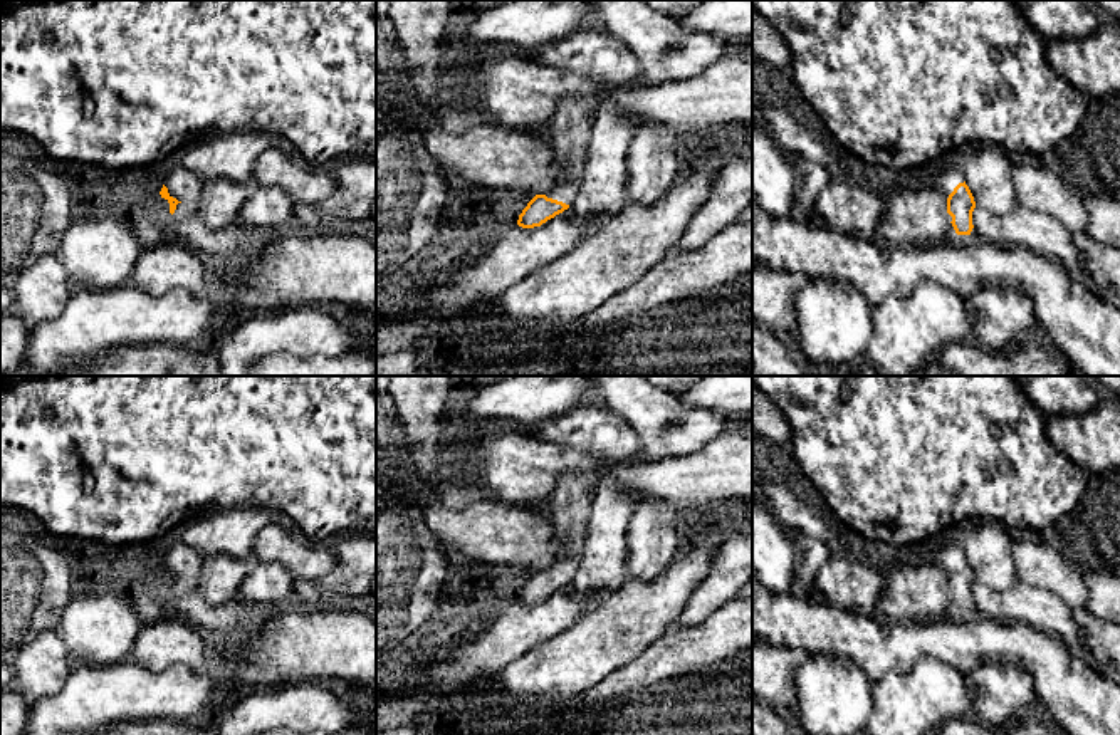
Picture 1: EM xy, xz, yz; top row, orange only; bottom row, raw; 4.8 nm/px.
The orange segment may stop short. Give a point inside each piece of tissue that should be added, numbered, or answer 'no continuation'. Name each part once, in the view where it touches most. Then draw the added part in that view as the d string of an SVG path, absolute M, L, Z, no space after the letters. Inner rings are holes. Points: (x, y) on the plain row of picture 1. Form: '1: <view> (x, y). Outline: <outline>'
1: xy (182, 559). Outline: M180 540L171 544L165 554L165 562L170 572L180 577L173 589L175 594L190 592L198 584L203 559L190 545Z

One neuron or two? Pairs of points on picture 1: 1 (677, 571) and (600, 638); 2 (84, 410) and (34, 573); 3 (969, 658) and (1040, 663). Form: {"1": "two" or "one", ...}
{"1": "one", "2": "two", "3": "one"}

